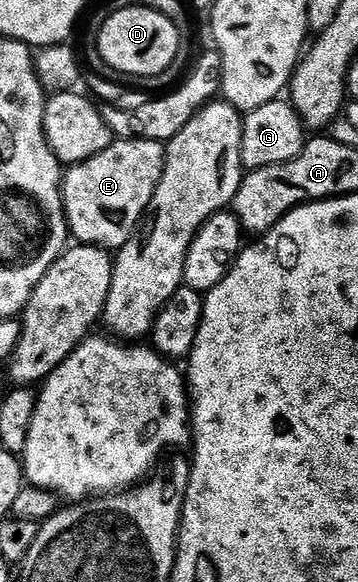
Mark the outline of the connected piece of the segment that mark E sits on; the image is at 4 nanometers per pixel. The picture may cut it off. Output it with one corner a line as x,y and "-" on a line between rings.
119,139
84,163
68,166
61,190
70,234
75,234
80,244
104,249
124,247
139,230
166,160
167,153
160,140

